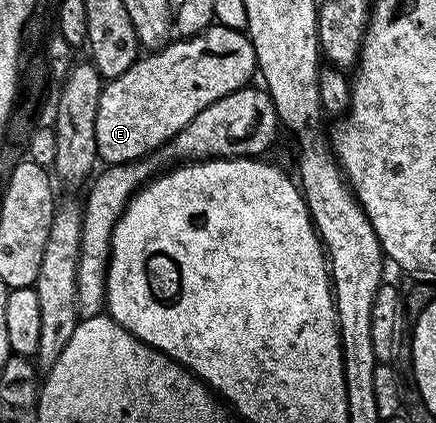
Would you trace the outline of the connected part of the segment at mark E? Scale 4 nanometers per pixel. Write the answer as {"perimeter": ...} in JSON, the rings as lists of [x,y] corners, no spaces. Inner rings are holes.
{"perimeter":[[[215,22],[197,36],[185,36],[170,42],[165,48],[141,55],[126,74],[103,85],[98,102],[98,122],[94,126],[97,157],[108,166],[144,159],[174,139],[197,114],[210,106],[210,102],[218,102],[218,98],[226,98],[226,94],[234,94],[234,90],[249,87],[257,72],[254,46],[247,31]]]}

